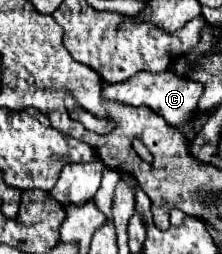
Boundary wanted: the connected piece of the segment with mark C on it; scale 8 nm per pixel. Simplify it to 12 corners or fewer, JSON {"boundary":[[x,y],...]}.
{"boundary":[[172,71],[104,85],[102,99],[192,121],[202,85]]}

